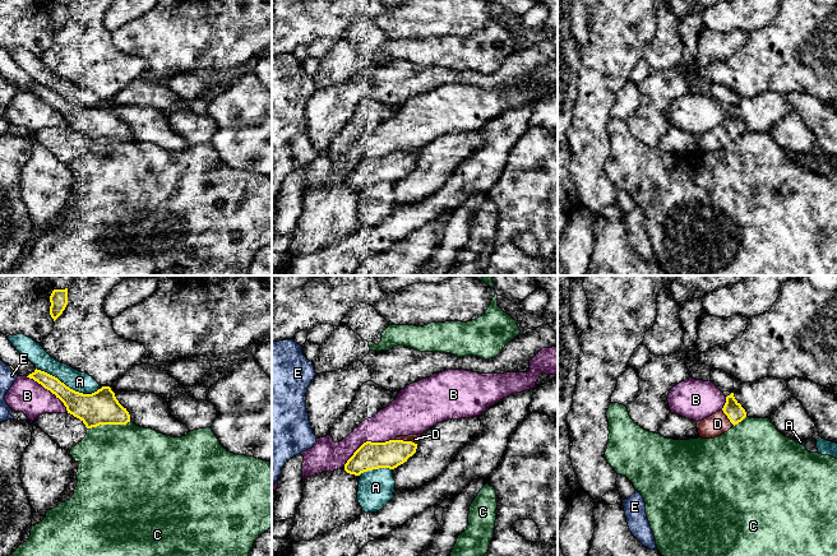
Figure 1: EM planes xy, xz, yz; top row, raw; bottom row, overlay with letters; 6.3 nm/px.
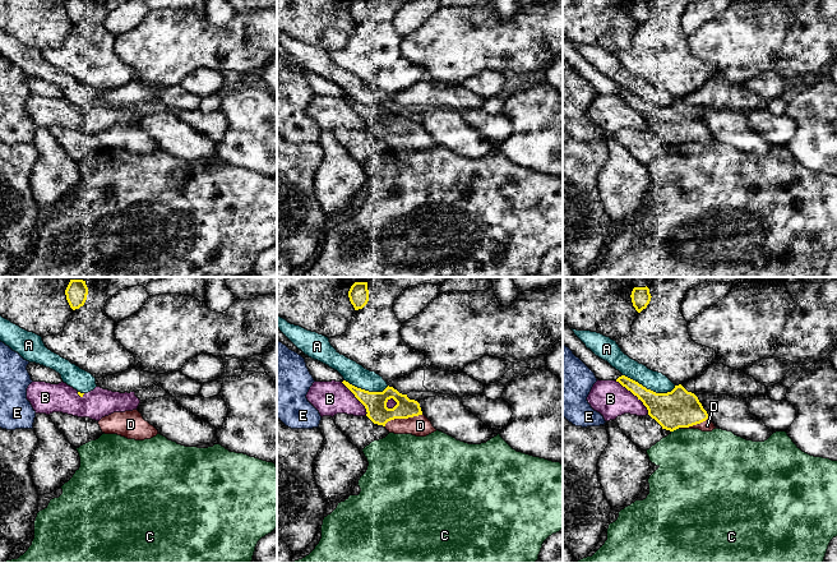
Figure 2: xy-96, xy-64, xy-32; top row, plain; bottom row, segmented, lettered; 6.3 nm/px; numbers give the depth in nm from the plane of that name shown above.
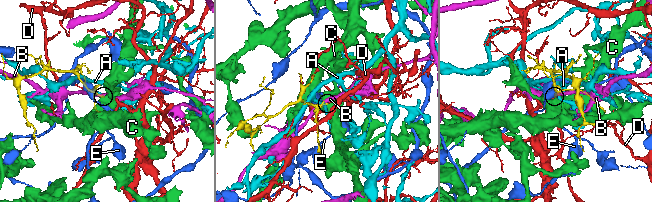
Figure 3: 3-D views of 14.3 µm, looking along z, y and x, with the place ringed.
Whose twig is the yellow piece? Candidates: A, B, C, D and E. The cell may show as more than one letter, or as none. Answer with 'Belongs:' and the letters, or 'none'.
Belongs: D

